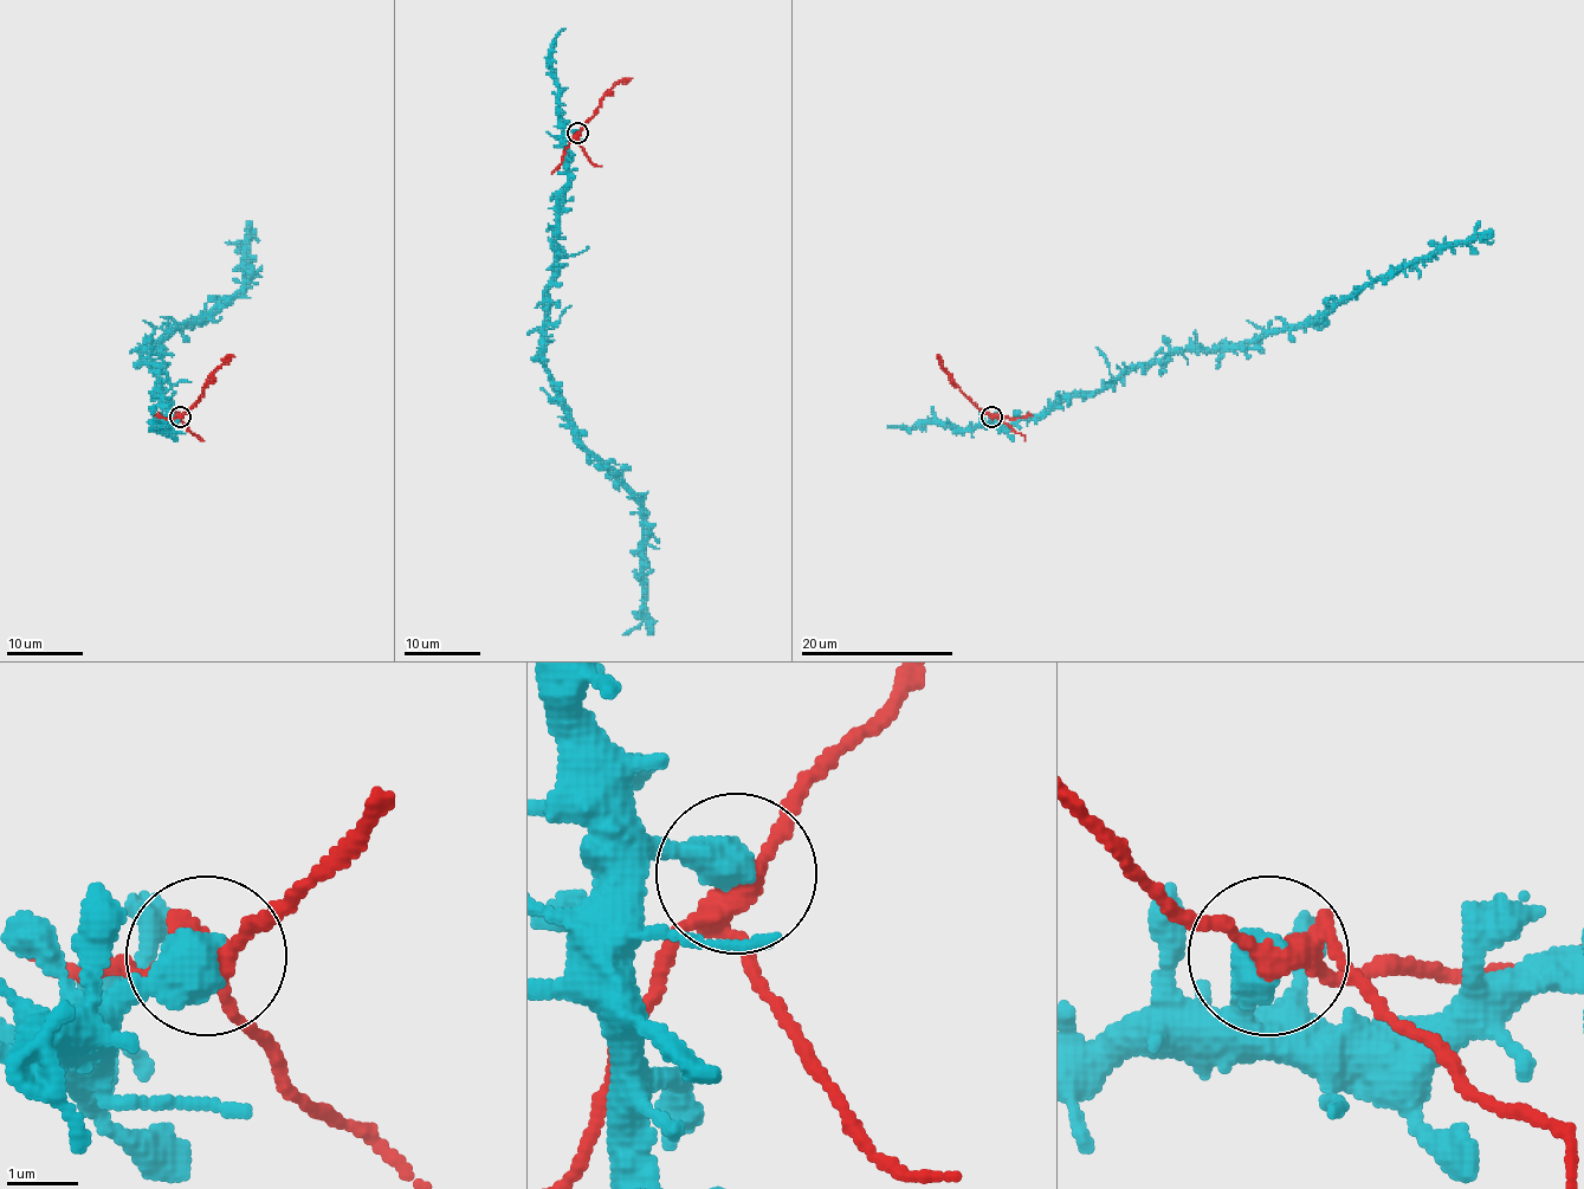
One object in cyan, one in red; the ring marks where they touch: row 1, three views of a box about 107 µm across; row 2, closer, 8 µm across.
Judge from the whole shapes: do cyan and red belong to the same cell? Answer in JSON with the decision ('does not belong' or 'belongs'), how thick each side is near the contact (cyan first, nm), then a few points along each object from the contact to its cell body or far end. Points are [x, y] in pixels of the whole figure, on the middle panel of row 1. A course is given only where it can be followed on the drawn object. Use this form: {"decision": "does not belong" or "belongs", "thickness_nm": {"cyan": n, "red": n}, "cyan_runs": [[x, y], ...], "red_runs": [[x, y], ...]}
{"decision": "does not belong", "thickness_nm": {"cyan": 650, "red": 280}, "cyan_runs": [[576, 134], [566, 135], [567, 185], [557, 214], [544, 368], [571, 432], [640, 506], [644, 619], [622, 634]], "red_runs": [[576, 134], [606, 95], [616, 84], [632, 78]]}

